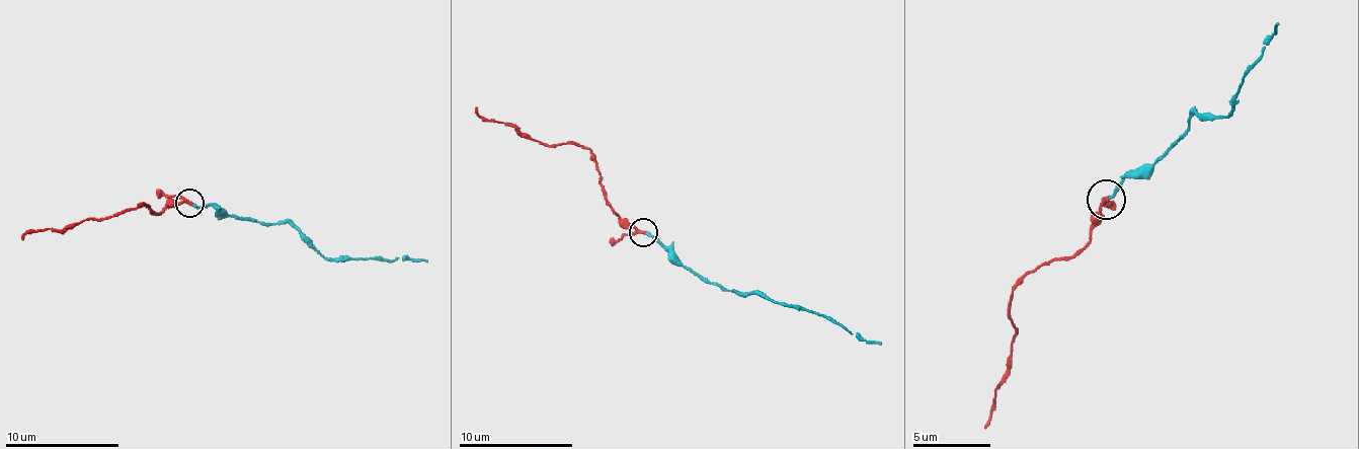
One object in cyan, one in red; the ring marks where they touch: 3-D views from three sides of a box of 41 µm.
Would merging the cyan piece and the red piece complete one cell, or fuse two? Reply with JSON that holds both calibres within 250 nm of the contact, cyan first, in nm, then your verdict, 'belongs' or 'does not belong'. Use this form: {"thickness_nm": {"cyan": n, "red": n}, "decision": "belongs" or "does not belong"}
{"thickness_nm": {"cyan": 170, "red": 170}, "decision": "belongs"}

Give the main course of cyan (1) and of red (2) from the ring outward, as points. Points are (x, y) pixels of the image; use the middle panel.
1: (642, 231), (656, 238), (667, 252), (693, 273), (724, 290), (747, 293), (830, 316), (850, 332), (881, 344)
2: (642, 231), (628, 227), (606, 198), (588, 148), (540, 145), (514, 125), (486, 121), (475, 108)

